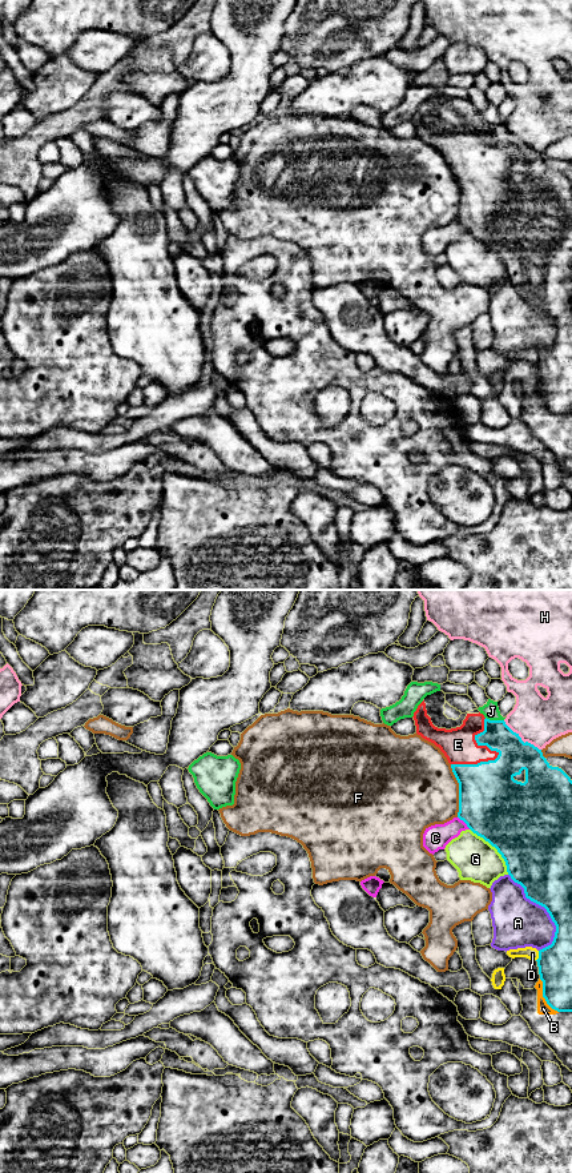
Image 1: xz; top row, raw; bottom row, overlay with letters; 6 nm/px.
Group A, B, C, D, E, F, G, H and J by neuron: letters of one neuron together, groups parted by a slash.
A / B / C / D J / E / F / G / H

